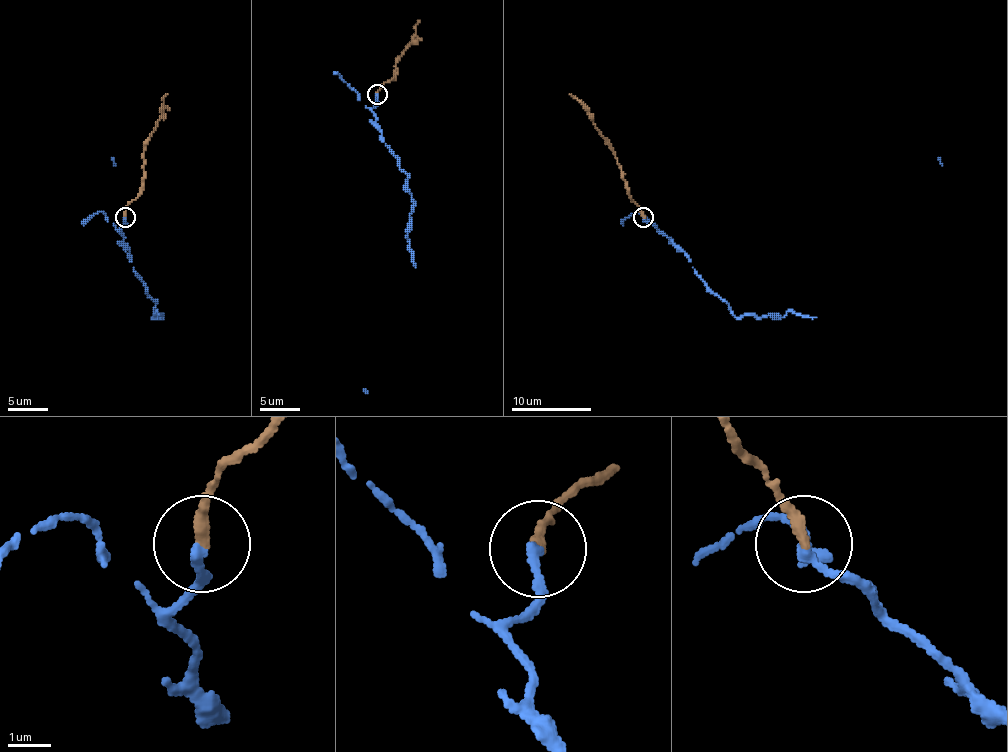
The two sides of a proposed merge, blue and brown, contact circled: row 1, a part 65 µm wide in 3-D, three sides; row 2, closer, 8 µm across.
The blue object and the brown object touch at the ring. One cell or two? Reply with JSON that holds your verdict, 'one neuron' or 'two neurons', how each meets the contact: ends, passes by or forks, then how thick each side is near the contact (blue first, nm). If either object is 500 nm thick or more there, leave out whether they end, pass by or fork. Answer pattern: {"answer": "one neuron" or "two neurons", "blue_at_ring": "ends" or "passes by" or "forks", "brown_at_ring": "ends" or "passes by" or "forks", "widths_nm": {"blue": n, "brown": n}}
{"answer": "one neuron", "blue_at_ring": "ends", "brown_at_ring": "ends", "widths_nm": {"blue": 240, "brown": 280}}

